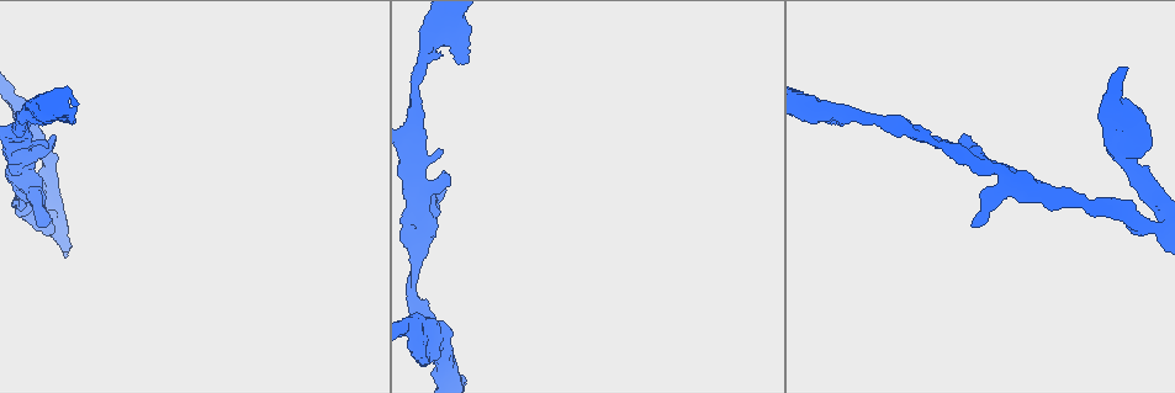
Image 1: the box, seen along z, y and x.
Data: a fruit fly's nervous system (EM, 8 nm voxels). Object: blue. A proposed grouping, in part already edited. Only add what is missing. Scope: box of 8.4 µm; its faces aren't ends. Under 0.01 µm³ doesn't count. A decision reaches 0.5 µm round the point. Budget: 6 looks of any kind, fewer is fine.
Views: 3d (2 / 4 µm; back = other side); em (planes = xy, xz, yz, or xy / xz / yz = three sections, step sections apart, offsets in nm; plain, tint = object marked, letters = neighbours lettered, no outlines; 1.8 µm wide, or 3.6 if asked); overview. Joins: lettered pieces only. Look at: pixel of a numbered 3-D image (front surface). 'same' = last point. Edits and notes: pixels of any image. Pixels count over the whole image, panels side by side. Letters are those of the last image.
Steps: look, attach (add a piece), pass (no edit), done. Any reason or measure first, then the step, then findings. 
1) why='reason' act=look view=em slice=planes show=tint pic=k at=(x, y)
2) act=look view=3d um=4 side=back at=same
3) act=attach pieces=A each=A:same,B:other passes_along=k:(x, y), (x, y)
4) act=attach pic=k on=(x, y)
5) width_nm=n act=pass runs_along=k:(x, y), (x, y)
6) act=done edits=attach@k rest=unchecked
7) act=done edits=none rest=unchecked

why='abrupt turn' act=look view=em um=3.6 slice=planes show=tint pic=1 at=(1156, 225)

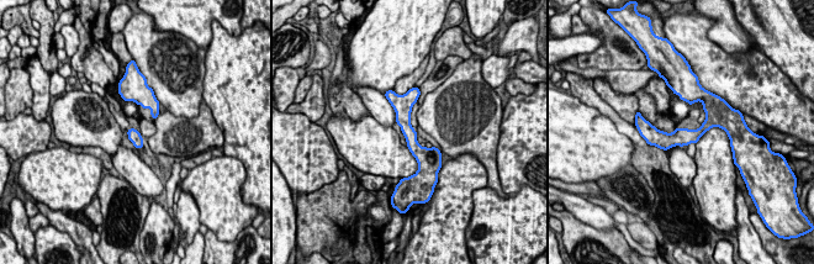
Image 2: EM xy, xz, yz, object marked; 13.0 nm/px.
why='what lies round it' act=look view=em um=3.6 slice=planes show=letters at=same

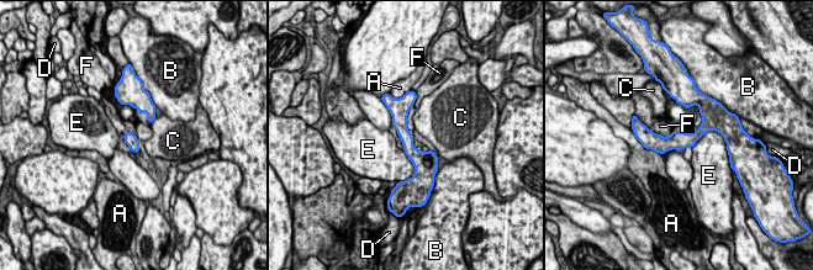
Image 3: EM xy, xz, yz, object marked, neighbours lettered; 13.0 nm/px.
act=pass each=A:other,B:other,C:other,D:other,E:other,F:other border=3:(417, 98), (407, 116), (410, 132) found='no lettered piece goes on from it'

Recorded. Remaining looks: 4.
why='an open end' act=look view=3d um=4 pic=1 at=(40, 224)

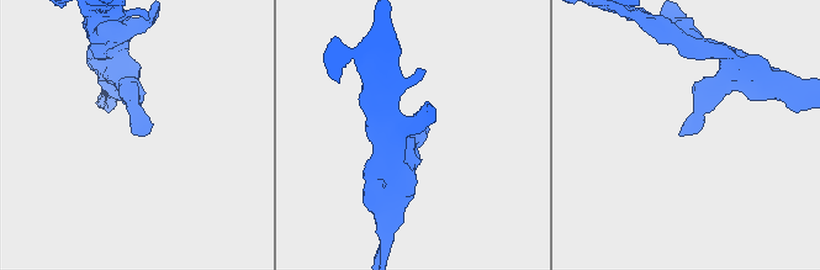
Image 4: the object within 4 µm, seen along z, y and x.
why='shape alone is not enough' act=look view=em um=3.6 slice=planes show=tint pic=4 at=(140, 136)

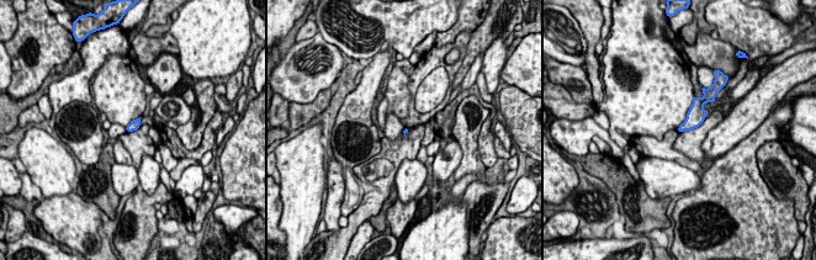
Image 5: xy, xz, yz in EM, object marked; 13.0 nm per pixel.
act=look view=em um=3.6 slice=planes show=letters at=same

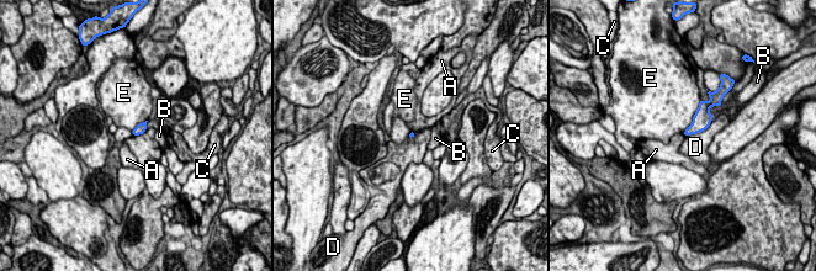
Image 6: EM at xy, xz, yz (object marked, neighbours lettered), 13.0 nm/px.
longest_contact=E:480nm act=pass each=A:other,B:other,C:other,D:other,E:other border=6:(714, 116), (704, 129), (684, 136) found='no lettered piece goes on from it'

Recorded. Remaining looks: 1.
act=look view=em slice=yz step=8 show=letters pic=1 at=(467, 36)

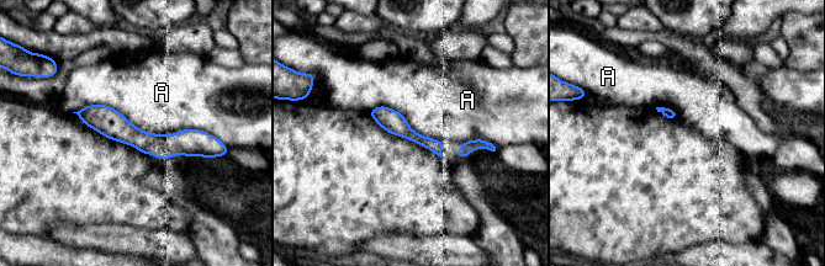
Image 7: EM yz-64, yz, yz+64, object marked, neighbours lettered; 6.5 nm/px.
act=pass each=A:other runs_along=7:(82, 112), (147, 143), (207, 145) found='none of them fits'

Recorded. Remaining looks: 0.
act=done edits=none rest=unchecked

